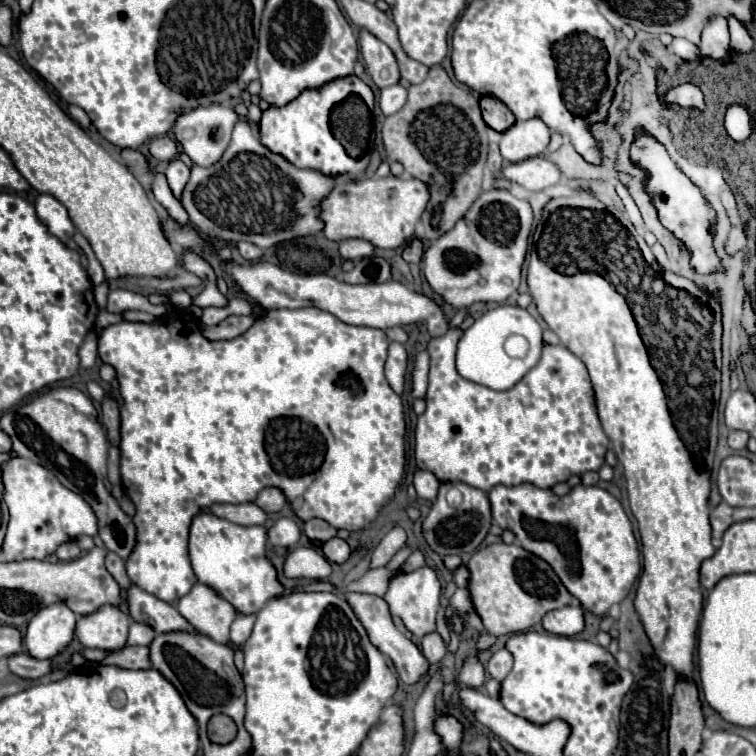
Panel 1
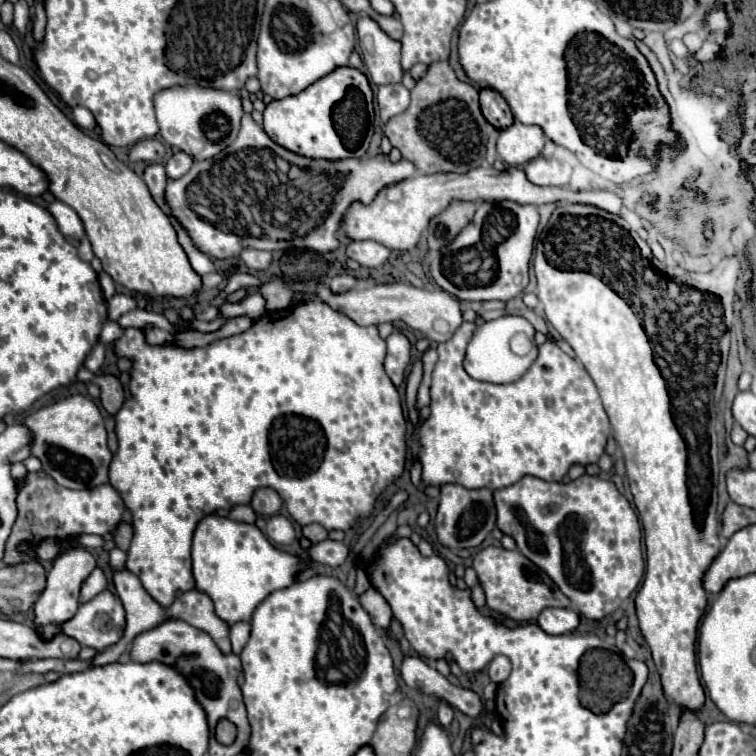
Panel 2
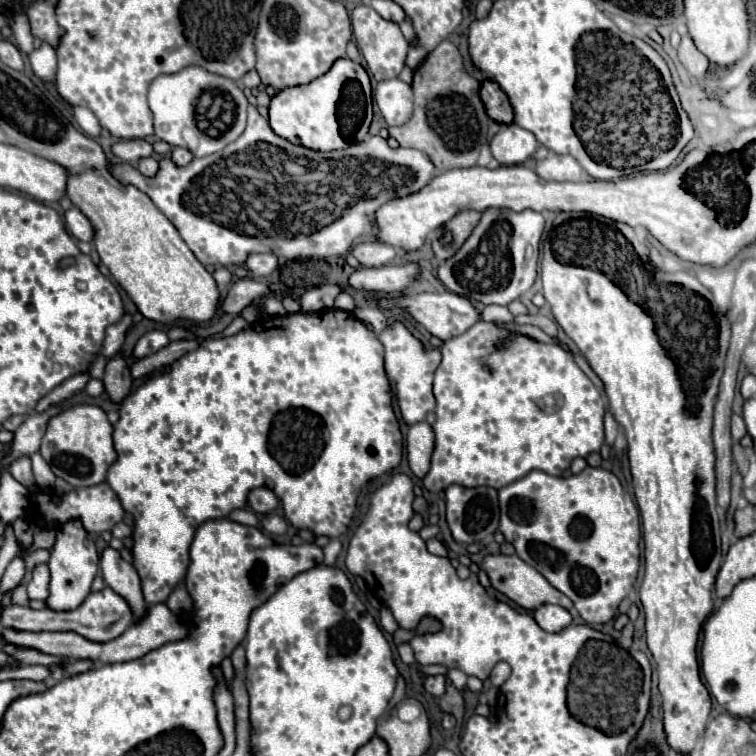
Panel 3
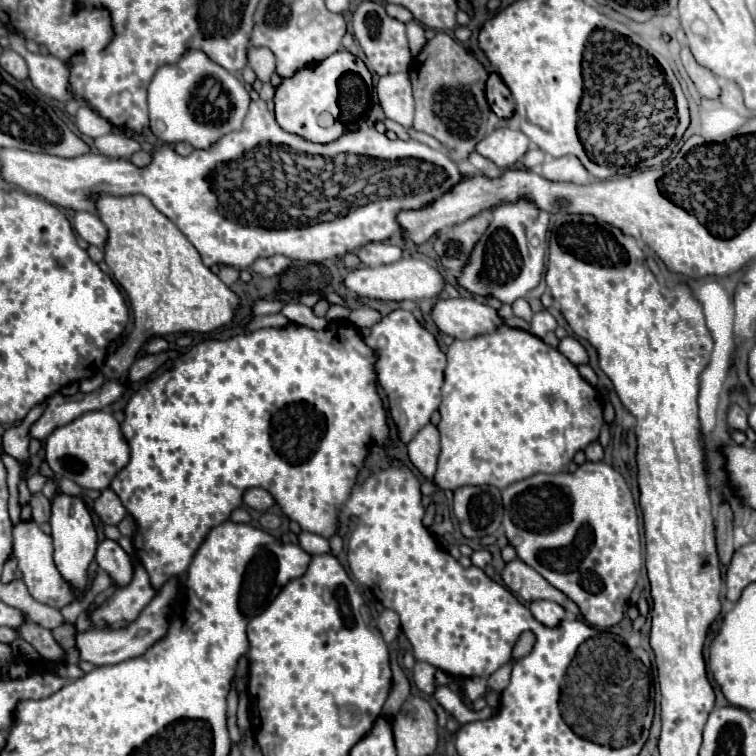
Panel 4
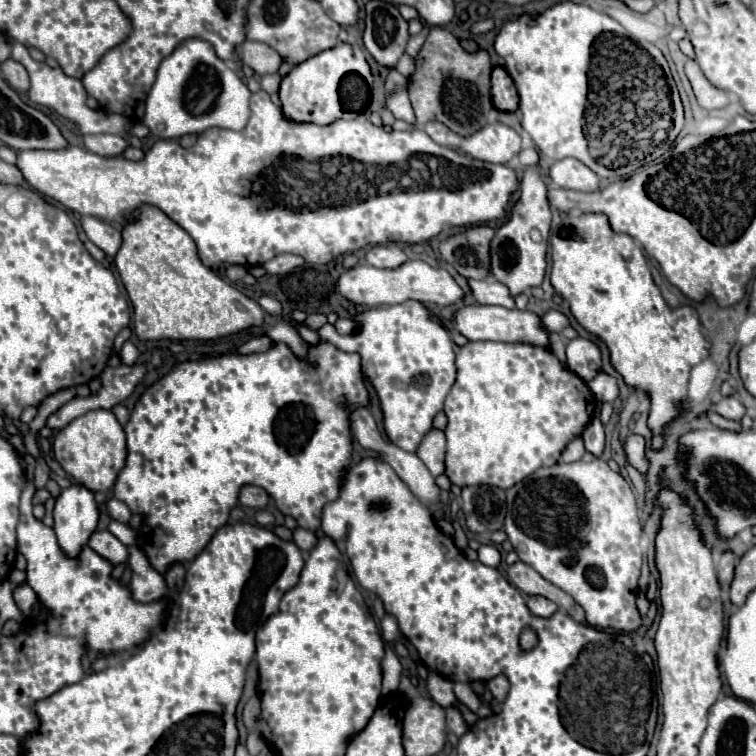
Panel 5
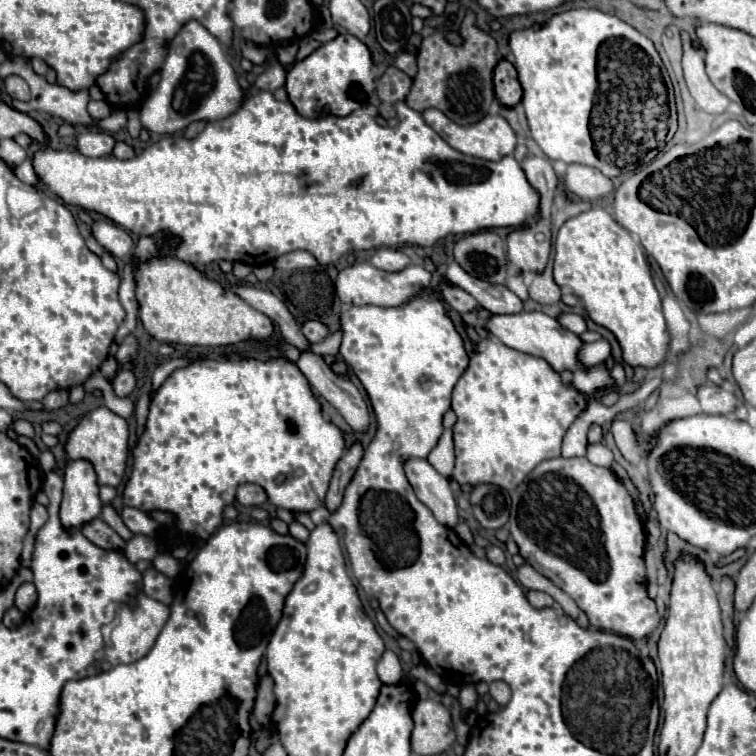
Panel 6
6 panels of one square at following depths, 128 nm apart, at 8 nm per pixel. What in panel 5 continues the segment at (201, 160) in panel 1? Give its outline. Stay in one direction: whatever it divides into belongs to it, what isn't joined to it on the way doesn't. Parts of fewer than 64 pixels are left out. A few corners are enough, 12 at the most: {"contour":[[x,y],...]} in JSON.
{"contour":[[204,40],[164,58],[142,122],[242,130],[250,90]]}

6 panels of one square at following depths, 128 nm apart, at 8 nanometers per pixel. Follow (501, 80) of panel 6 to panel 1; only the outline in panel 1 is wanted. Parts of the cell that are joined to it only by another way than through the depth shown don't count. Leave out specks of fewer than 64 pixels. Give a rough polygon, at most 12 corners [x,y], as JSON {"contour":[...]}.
{"contour":[[482,96],[484,122],[496,132],[514,124],[514,114],[494,96]]}

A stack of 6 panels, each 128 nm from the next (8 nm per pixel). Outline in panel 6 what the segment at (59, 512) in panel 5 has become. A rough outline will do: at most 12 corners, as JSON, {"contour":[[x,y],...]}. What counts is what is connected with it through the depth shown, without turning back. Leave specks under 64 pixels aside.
{"contour":[[74,460],[64,470],[60,522],[82,528],[100,516],[96,472]]}

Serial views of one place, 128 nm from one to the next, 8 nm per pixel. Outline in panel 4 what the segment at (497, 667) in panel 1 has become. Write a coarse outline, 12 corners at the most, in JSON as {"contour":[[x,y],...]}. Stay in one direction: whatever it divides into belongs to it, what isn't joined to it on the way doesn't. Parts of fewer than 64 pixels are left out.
{"contour":[[512,664],[500,668],[488,678],[496,692],[508,686]]}

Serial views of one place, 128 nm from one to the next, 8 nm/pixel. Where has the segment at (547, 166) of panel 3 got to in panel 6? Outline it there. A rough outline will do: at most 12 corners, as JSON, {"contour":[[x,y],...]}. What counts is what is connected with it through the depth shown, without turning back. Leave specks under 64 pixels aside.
{"contour":[[568,164],[562,184],[582,200],[612,194],[596,168]]}

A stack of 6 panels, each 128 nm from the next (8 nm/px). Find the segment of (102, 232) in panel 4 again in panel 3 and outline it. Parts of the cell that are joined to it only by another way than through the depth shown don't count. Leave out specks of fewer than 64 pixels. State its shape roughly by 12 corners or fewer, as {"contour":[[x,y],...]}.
{"contour":[[78,208],[64,212],[64,224],[74,238],[92,242],[92,224]]}

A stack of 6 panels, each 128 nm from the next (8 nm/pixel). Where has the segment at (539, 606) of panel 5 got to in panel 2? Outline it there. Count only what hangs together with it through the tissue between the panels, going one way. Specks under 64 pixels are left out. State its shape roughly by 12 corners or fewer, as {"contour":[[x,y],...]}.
{"contour":[[546,608],[538,624],[546,634],[570,634],[580,618],[572,608]]}

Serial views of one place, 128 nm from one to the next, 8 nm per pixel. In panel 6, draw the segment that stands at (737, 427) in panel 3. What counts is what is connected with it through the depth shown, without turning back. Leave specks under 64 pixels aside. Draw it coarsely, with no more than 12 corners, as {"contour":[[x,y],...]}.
{"contour":[[704,384],[698,402],[706,414],[726,416],[736,410],[736,396]]}

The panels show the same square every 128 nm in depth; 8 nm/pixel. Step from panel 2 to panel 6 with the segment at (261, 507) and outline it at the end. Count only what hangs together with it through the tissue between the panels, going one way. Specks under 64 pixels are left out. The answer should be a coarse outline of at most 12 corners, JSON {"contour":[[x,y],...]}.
{"contour":[[242,484],[236,500],[242,506],[260,506],[268,496],[258,484]]}

